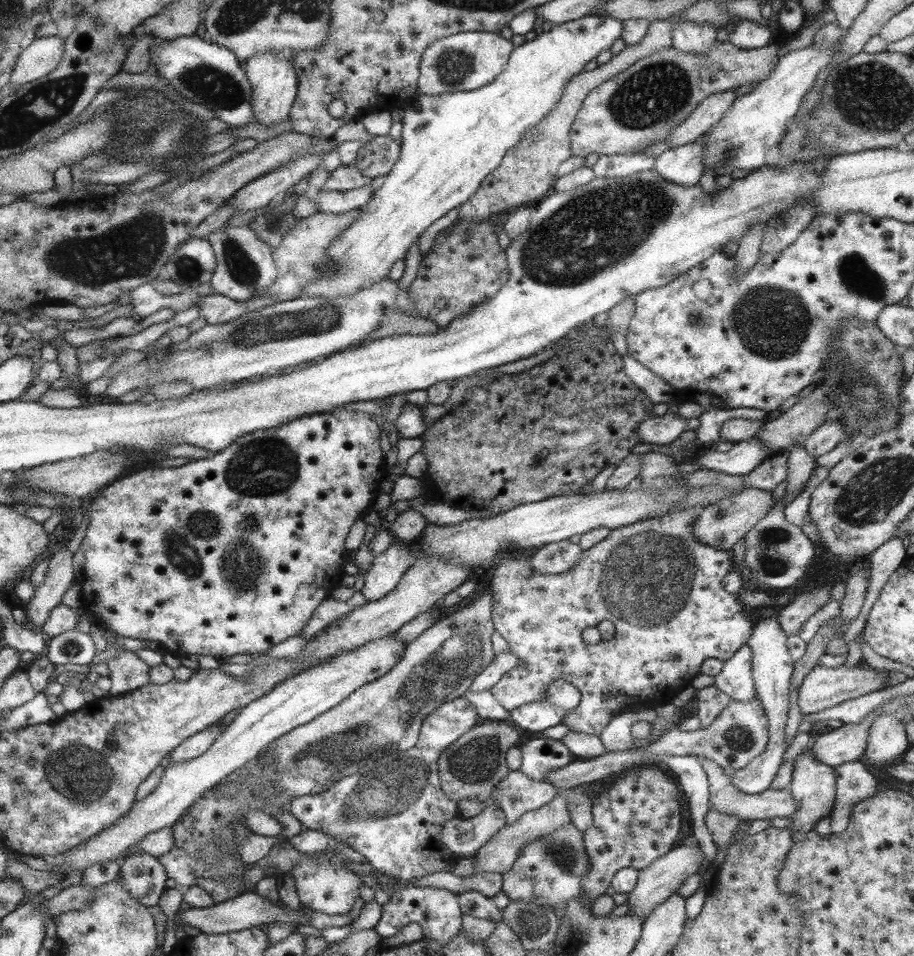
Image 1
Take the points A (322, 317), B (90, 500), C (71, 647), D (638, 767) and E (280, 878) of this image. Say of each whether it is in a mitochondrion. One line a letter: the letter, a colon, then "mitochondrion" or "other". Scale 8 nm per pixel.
A: mitochondrion
B: other
C: mitochondrion
D: other
E: other

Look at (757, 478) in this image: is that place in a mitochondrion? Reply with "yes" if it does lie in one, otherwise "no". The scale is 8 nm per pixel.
no

